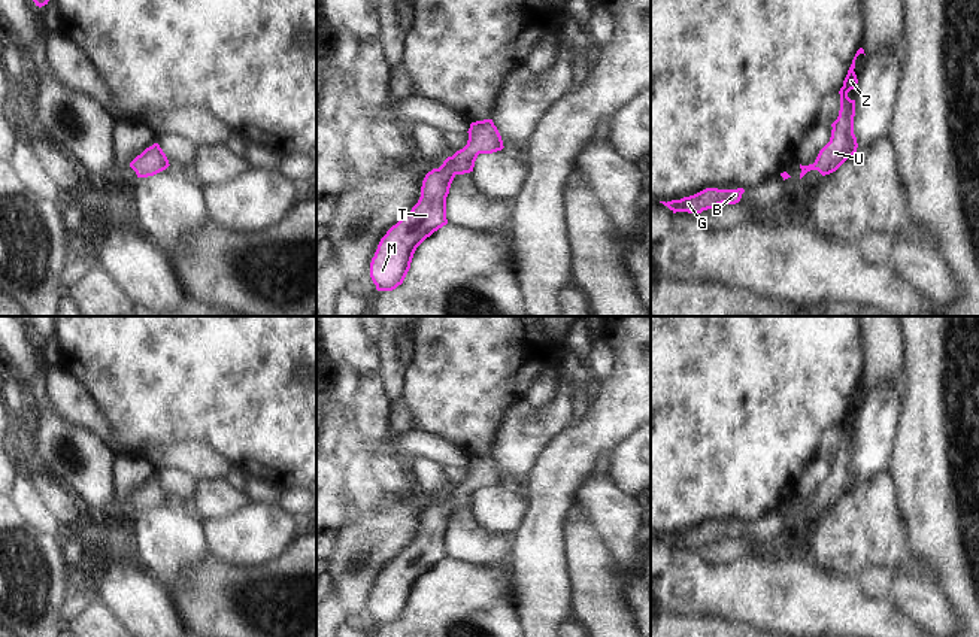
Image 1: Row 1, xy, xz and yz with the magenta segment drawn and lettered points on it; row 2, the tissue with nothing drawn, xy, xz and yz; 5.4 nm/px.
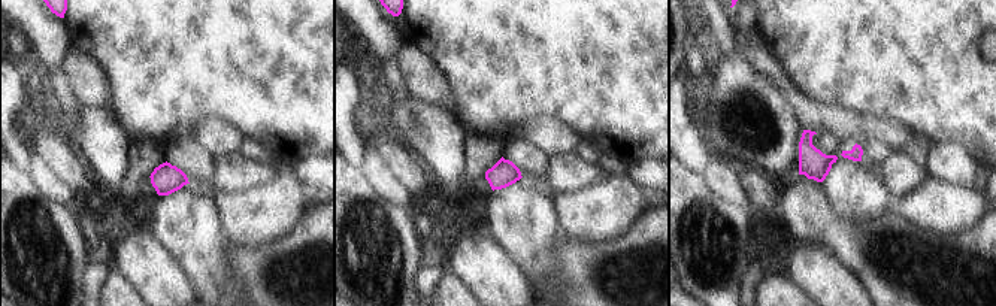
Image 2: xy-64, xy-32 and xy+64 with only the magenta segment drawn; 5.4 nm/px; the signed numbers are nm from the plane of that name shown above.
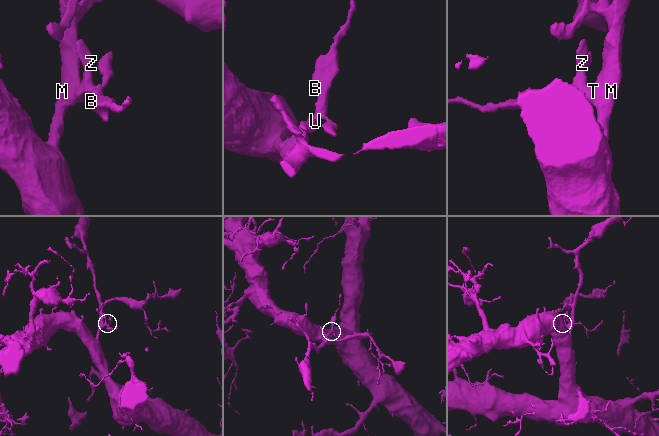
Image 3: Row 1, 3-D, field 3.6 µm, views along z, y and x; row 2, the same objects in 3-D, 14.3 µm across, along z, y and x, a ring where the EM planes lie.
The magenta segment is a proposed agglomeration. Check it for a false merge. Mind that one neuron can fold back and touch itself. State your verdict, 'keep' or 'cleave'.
keep

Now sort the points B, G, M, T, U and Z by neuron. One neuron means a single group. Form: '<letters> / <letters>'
B G M T U Z

